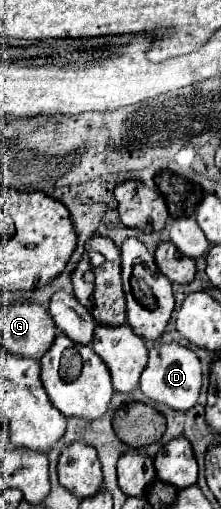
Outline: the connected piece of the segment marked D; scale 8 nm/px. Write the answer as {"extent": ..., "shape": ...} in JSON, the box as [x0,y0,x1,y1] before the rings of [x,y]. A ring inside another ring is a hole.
{"extent":[141,340,201,410],"shape":[[[175,340],[155,342],[149,350],[149,362],[141,374],[141,390],[147,398],[167,404],[173,410],[189,410],[197,402],[201,390],[201,362],[197,354]]]}

